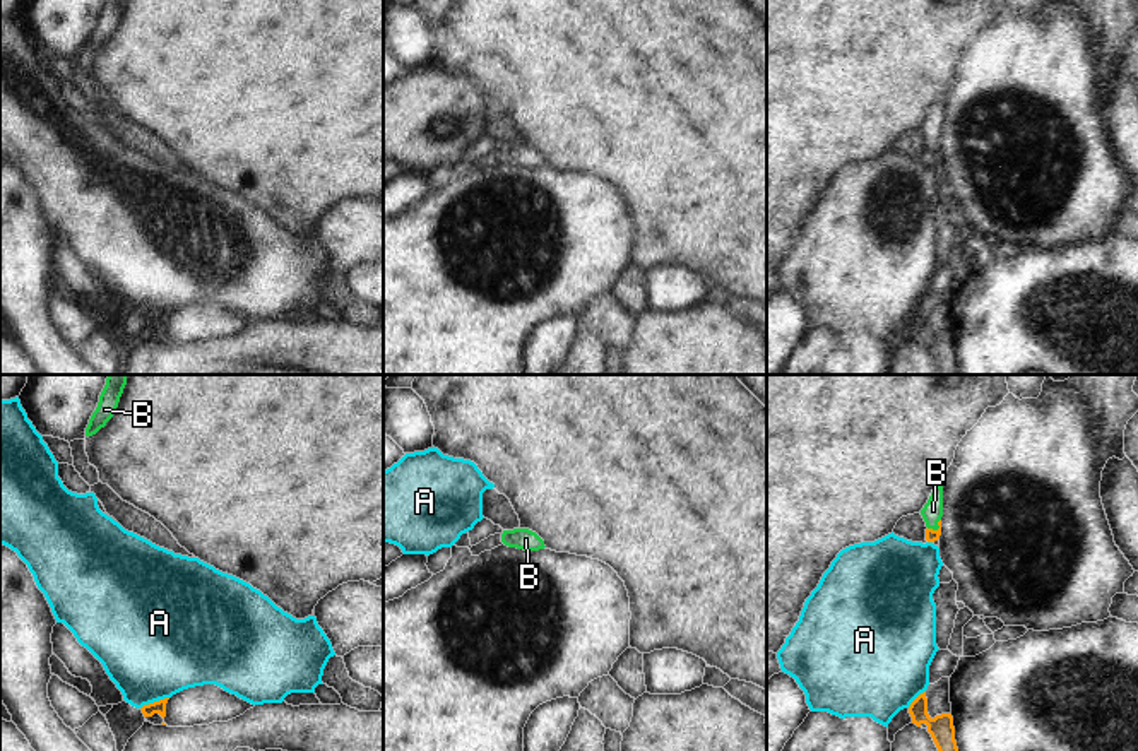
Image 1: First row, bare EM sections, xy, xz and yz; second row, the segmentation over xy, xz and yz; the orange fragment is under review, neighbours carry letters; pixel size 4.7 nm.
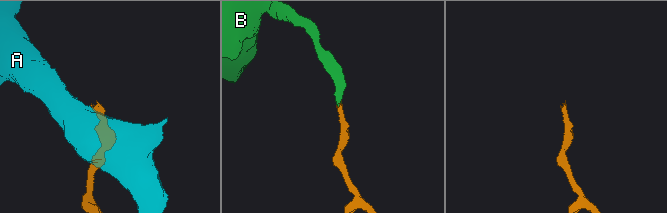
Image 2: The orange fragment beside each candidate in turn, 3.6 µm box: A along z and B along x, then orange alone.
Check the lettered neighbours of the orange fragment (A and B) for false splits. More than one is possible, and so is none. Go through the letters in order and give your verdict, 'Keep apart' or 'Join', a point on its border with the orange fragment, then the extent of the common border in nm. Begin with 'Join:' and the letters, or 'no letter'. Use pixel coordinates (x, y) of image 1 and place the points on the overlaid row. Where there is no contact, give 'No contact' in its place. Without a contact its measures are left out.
Join: B
A: Keep apart. Touches orange at xy (154, 702). Shared border 150 nm
B: Join. Touches orange at yz (938, 529). Shared border 80 nm.

